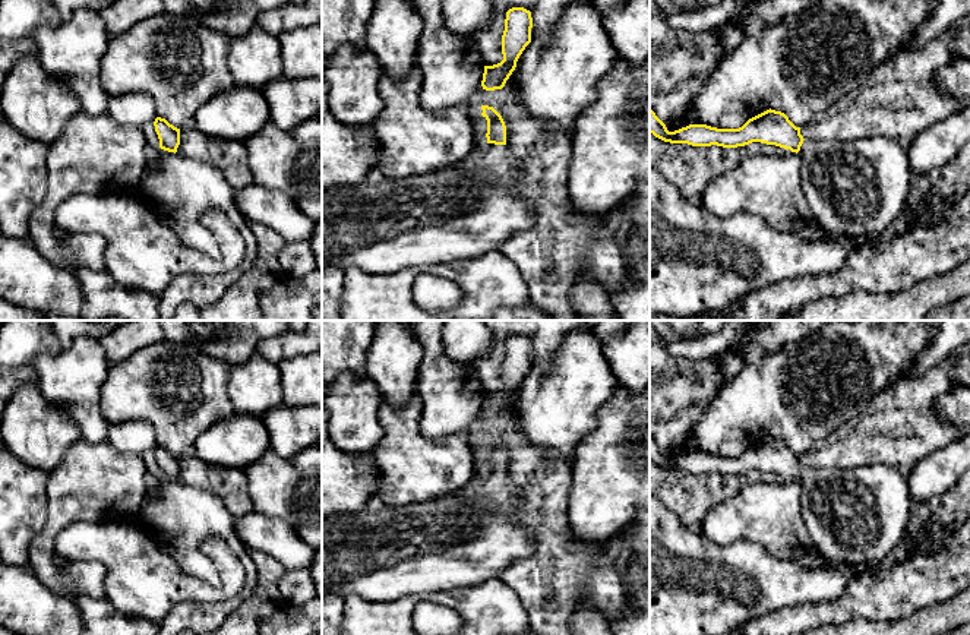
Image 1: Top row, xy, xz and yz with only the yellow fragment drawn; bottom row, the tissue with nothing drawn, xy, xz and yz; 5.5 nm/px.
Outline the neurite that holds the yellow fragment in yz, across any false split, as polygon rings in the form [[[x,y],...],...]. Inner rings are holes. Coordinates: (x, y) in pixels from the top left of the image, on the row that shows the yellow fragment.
[[[771,108],[739,129],[689,124],[674,132],[650,110],[650,133],[664,142],[692,146],[737,148],[761,142],[799,152],[802,192],[828,236],[878,240],[909,206],[913,181],[909,152],[884,136],[805,139],[800,127]]]

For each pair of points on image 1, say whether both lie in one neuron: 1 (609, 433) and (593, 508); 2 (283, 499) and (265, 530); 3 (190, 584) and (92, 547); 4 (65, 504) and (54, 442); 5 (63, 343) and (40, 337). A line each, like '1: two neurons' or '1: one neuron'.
1: one neuron
2: two neurons
3: one neuron
4: two neurons
5: two neurons

